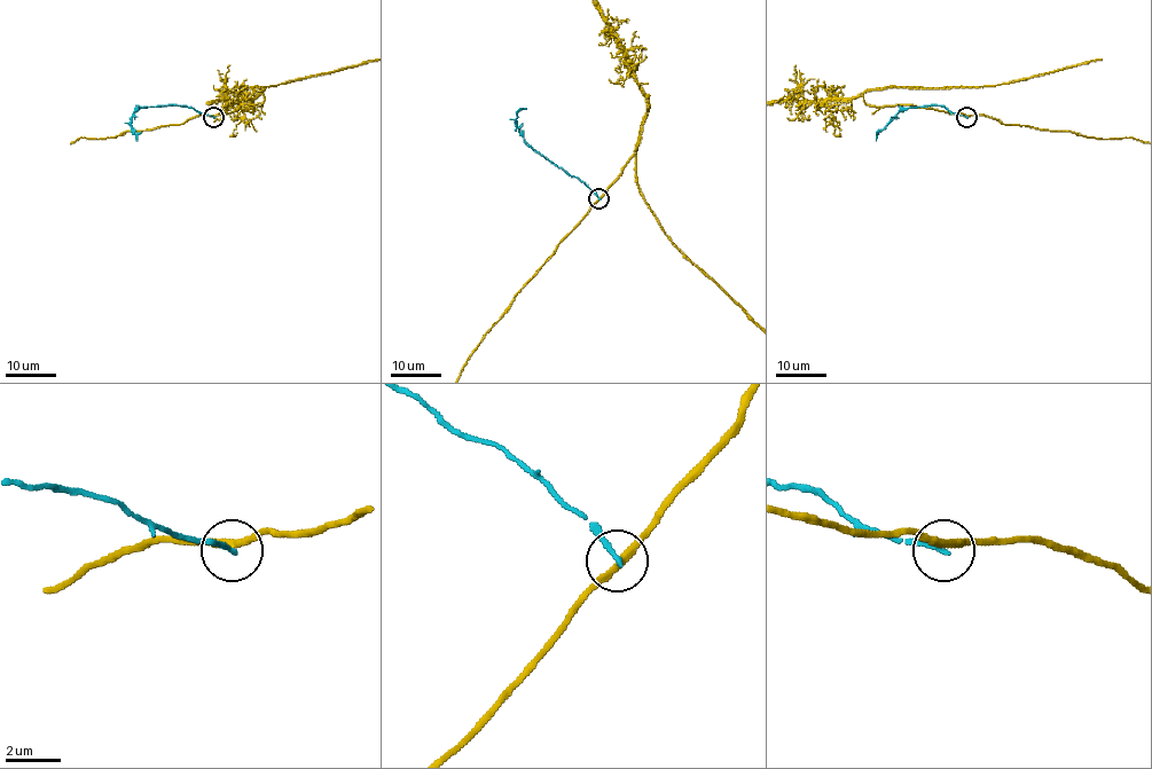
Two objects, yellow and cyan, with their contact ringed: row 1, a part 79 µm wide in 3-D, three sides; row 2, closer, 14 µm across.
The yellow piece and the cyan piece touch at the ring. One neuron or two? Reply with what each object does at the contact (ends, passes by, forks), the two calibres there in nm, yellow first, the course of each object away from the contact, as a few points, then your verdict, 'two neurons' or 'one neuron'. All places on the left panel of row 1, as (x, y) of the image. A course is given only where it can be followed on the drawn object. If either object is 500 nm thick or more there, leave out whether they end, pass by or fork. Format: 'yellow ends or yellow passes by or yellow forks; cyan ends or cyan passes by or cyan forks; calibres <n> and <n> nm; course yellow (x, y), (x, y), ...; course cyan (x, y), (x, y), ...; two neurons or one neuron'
yellow passes by; cyan ends; calibres 260 and 180 nm; course cyan (213, 117), (190, 107), (141, 107), (131, 124), (136, 140); two neurons

